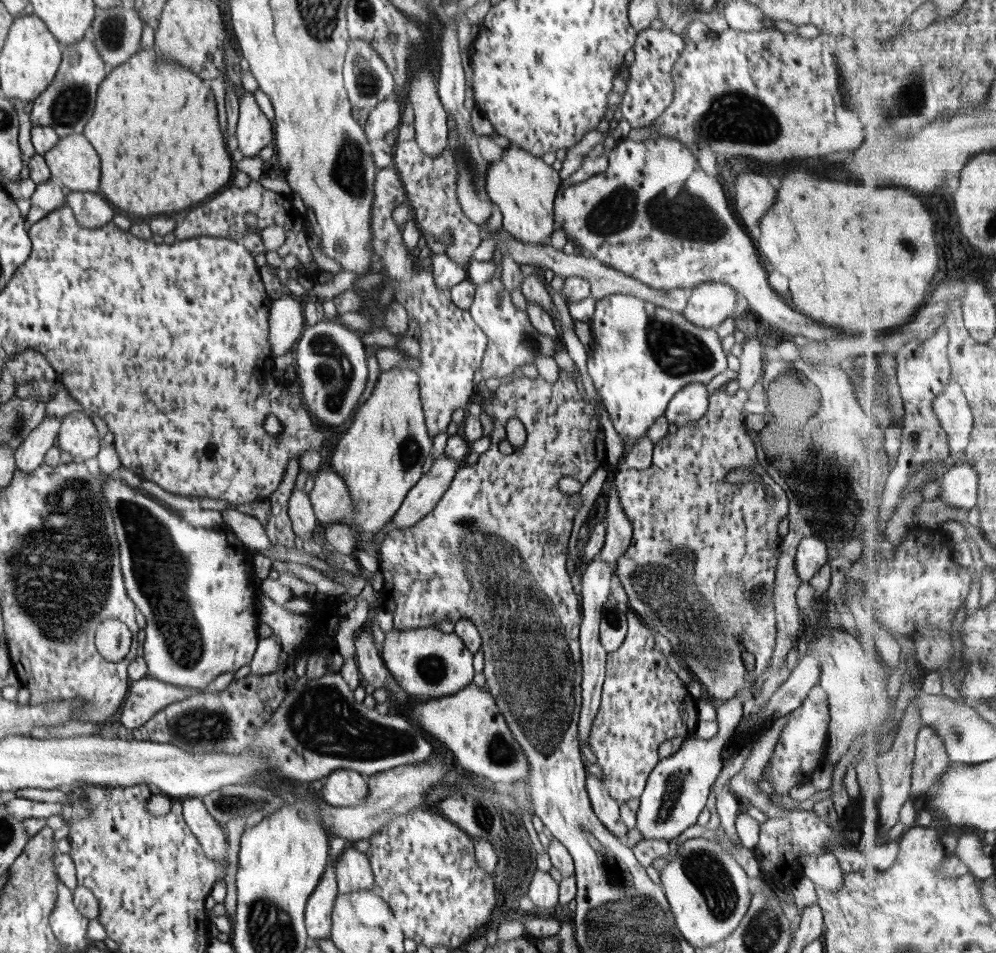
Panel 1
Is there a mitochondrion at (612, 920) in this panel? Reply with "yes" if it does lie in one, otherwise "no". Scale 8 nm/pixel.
yes

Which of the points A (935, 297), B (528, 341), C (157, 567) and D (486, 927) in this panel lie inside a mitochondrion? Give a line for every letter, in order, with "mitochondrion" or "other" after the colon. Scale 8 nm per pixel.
A: other
B: mitochondrion
C: mitochondrion
D: other

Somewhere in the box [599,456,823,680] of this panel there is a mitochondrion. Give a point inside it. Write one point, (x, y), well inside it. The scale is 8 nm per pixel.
(653, 583)

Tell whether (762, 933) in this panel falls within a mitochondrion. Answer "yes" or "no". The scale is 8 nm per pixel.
yes

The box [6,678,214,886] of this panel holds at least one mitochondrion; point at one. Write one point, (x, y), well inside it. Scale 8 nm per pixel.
(85, 801)

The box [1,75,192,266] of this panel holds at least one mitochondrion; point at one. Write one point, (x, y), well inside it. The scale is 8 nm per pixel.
(72, 103)

